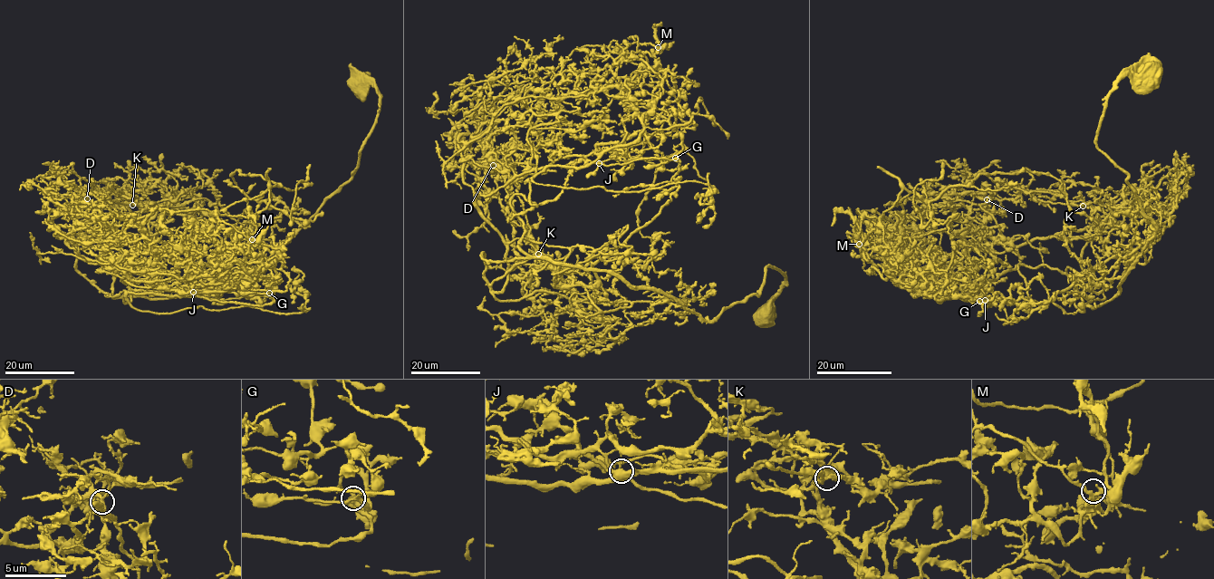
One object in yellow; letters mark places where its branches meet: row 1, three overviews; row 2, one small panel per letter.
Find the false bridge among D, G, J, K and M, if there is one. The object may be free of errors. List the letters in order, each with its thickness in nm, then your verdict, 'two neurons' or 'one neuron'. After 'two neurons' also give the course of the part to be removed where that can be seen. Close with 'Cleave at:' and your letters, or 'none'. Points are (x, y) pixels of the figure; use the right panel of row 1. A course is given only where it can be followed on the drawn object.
D: calibre 280 nm; one neuron
G: calibre 240 nm; one neuron
J: calibre 240 nm; one neuron
K: calibre 320 nm; one neuron
M: calibre 240 nm; one neuron
Cleave at: none

